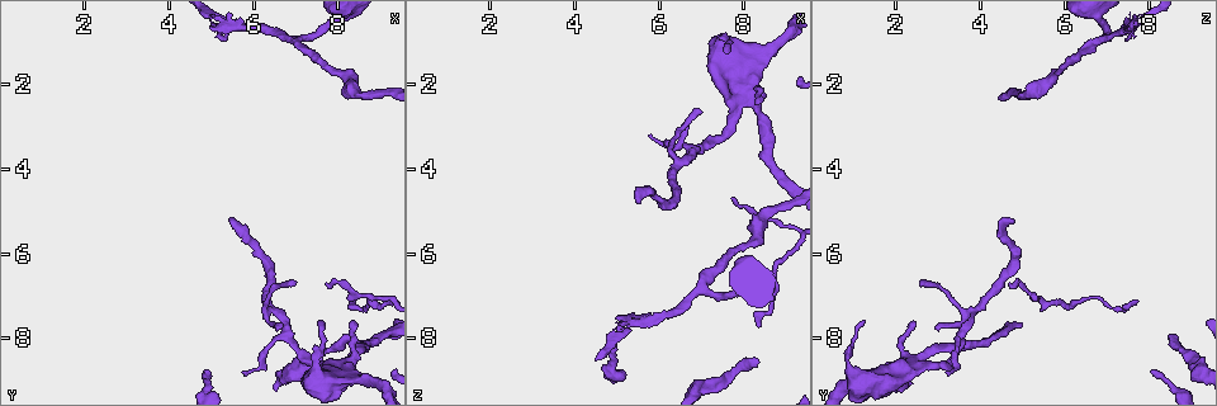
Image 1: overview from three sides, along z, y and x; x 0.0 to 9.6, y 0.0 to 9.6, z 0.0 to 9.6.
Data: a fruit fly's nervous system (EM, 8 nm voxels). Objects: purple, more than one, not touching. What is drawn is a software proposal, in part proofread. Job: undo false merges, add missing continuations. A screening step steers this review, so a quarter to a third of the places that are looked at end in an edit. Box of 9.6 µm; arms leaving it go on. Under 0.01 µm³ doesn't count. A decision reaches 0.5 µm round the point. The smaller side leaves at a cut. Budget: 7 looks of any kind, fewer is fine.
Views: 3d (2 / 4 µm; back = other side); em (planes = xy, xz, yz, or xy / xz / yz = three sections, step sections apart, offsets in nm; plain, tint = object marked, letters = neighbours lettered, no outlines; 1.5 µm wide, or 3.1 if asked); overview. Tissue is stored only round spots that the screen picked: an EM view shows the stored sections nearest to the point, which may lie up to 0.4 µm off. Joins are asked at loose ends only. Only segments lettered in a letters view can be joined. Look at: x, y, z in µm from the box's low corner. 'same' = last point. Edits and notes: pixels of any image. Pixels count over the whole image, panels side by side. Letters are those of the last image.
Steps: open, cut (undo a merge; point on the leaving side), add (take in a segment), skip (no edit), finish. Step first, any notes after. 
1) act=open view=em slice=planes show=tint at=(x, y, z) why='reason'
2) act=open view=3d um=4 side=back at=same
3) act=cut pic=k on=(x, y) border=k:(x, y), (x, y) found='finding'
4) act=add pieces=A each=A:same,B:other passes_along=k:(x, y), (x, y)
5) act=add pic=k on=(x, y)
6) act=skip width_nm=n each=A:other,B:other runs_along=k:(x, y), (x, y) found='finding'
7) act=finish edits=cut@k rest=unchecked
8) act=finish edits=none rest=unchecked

act=open view=em slice=xz step=4 show=tint at=(7.15, 0.95, 6.85)

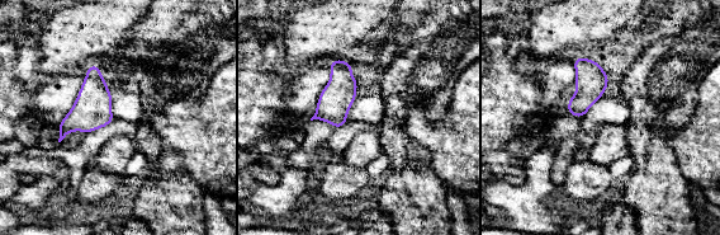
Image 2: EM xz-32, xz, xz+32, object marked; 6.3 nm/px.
act=open view=em slice=planes show=letters at=same why='another direction'

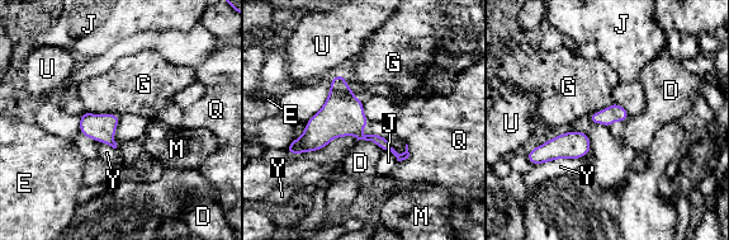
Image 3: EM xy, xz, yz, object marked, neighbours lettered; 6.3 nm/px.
act=skip each=D:other,E:other,G:other,J:other,M:other,Q:other,U:other,Y:other runs_along=3:(293, 147), (351, 128), (405, 155) found='all the same neuron'

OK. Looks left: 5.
act=open view=3d um=2 at=(4.85, 8.75, 8.00) why='long arm stops here'

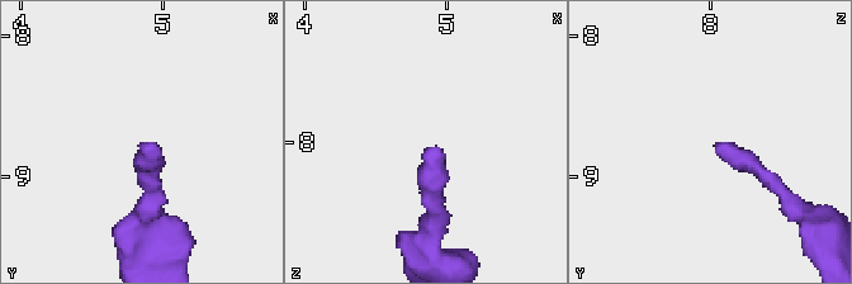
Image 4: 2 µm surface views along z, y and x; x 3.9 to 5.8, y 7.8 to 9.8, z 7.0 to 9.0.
act=open view=em slice=xy step=4 show=tint at=(4.88, 8.74, 8.06)

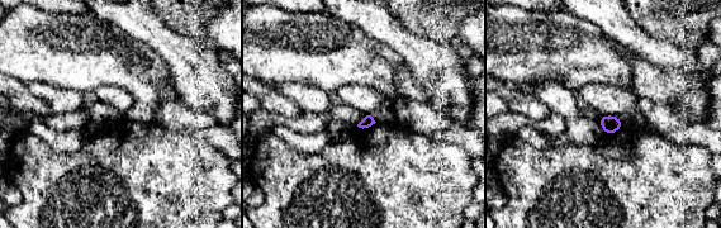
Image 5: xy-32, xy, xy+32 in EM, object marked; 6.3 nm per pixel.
act=open view=em slice=xz step=8 show=letters at=same why='another direction'

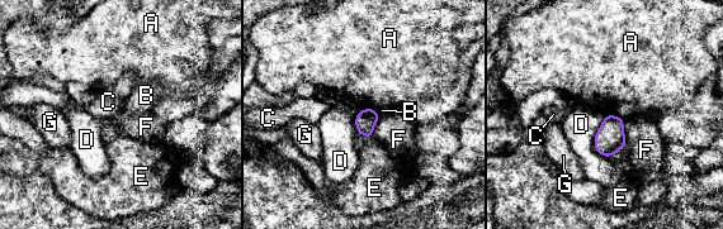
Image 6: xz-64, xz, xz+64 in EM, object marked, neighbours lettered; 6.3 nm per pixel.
act=skip longest_contact=D:280nm each=A:other,B:other,C:other,D:other,E:other,F:other,G:other border=6:(624, 120), (624, 144), (627, 148) found='no lettered segment goes on from it'

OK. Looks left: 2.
act=finish edits=none rest=unchecked

